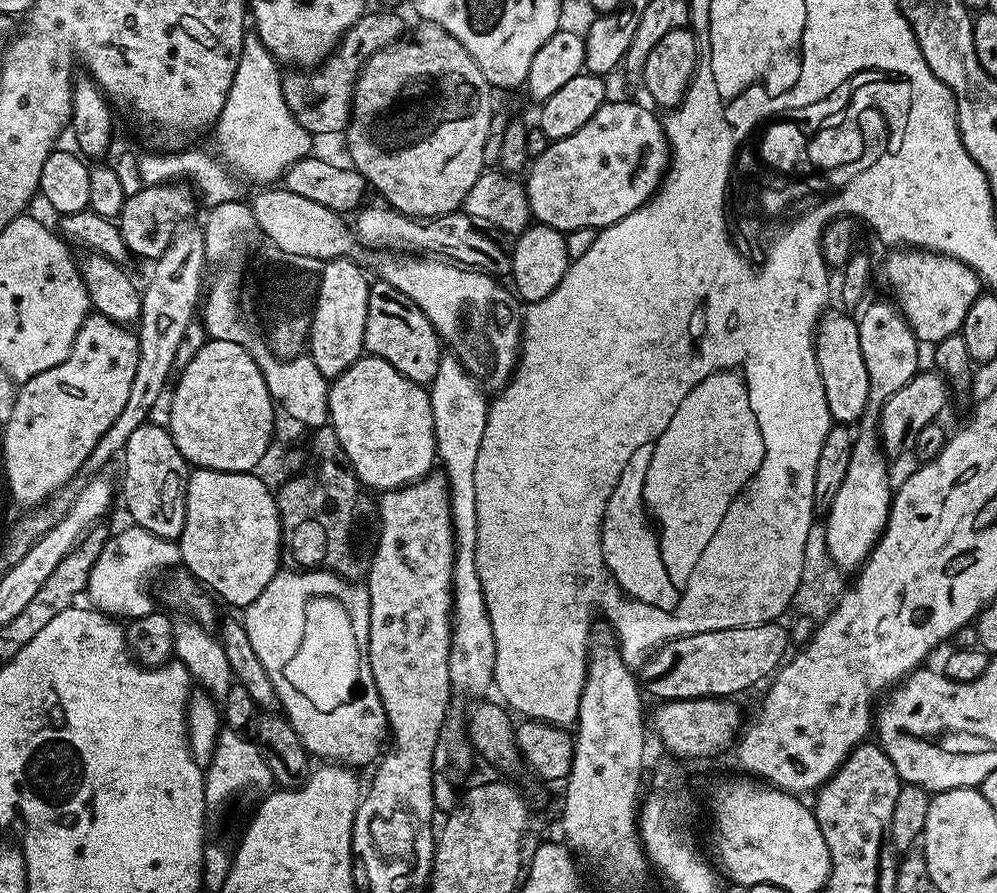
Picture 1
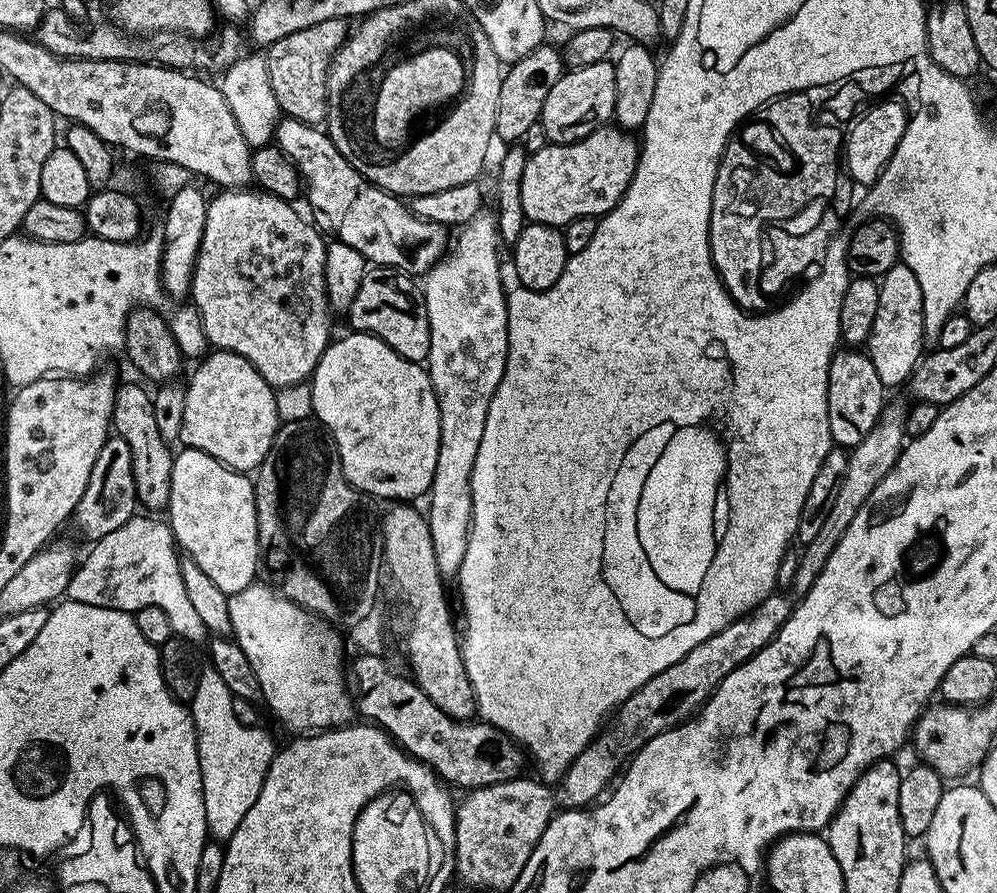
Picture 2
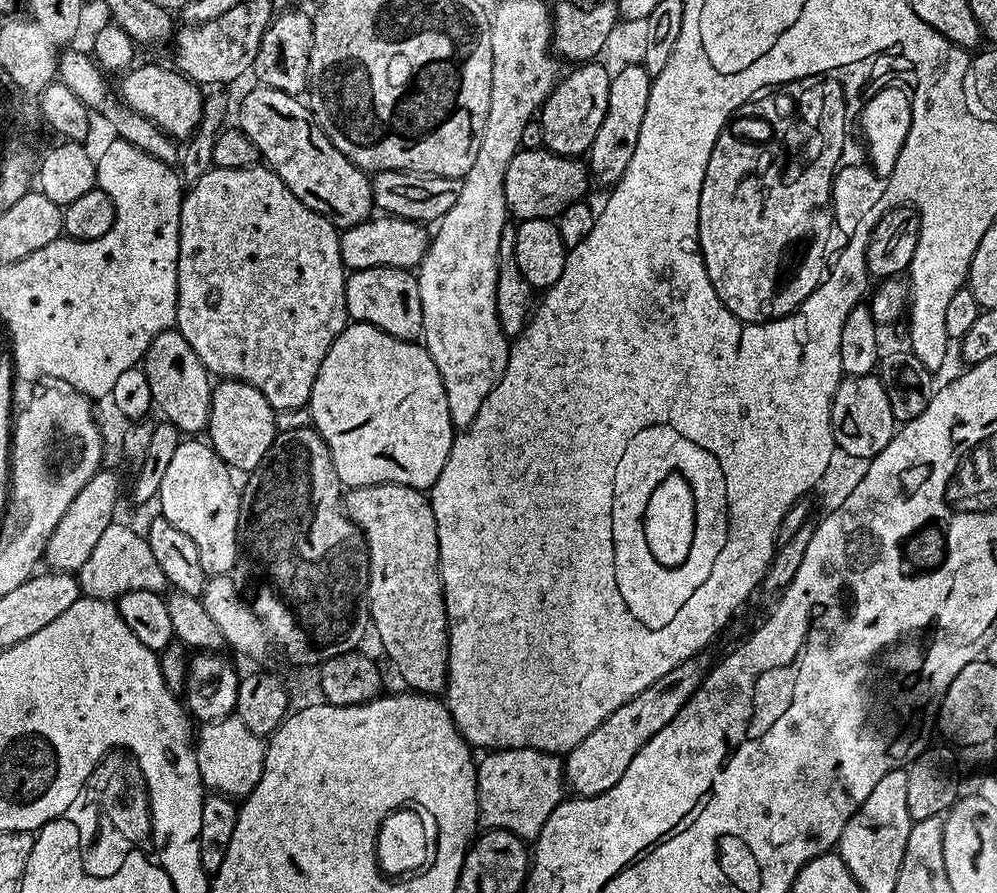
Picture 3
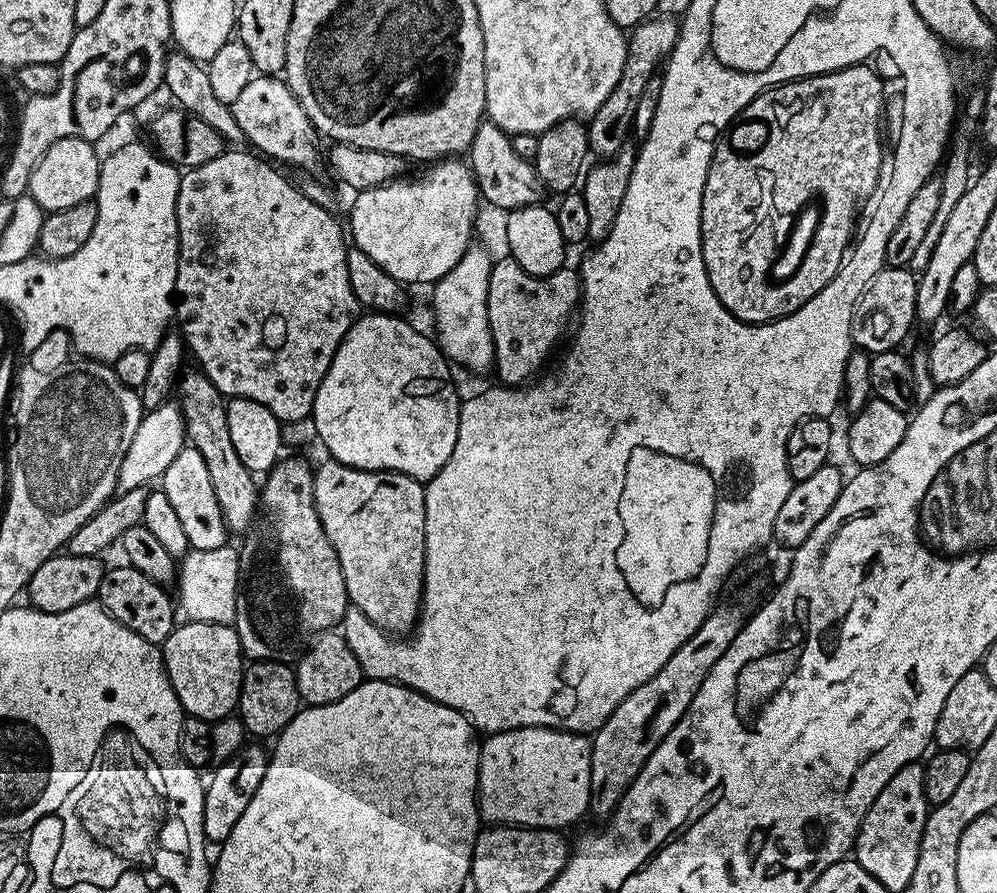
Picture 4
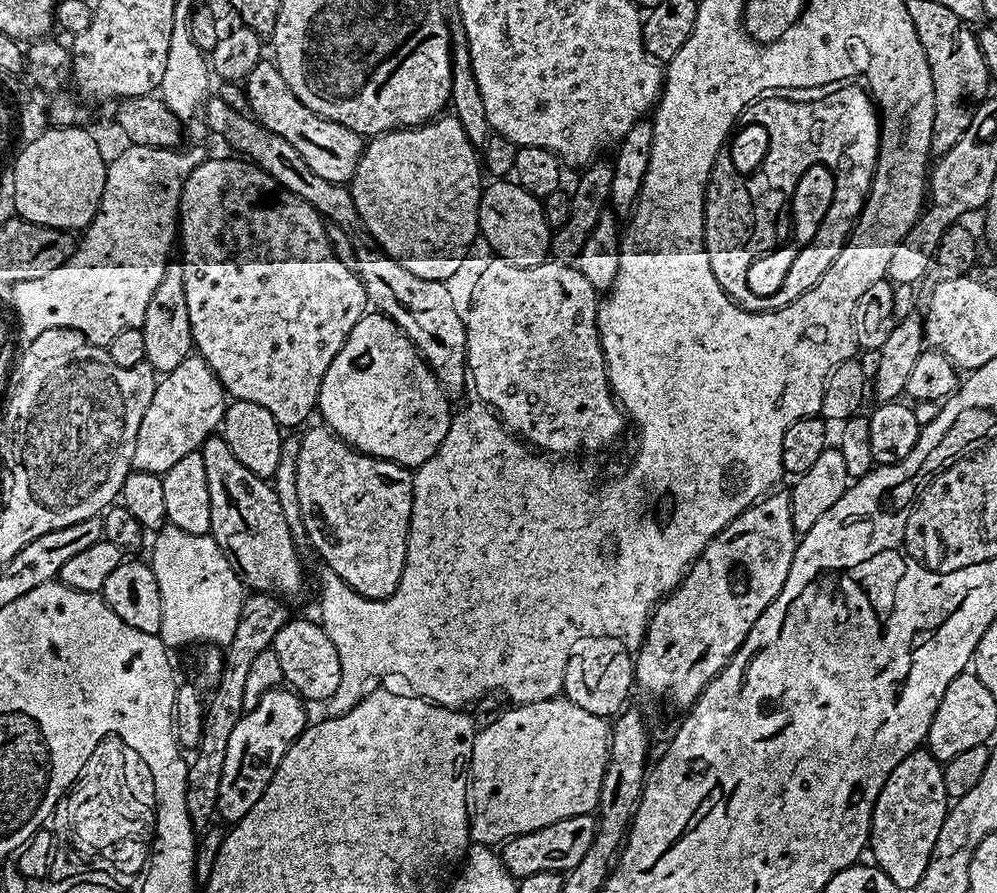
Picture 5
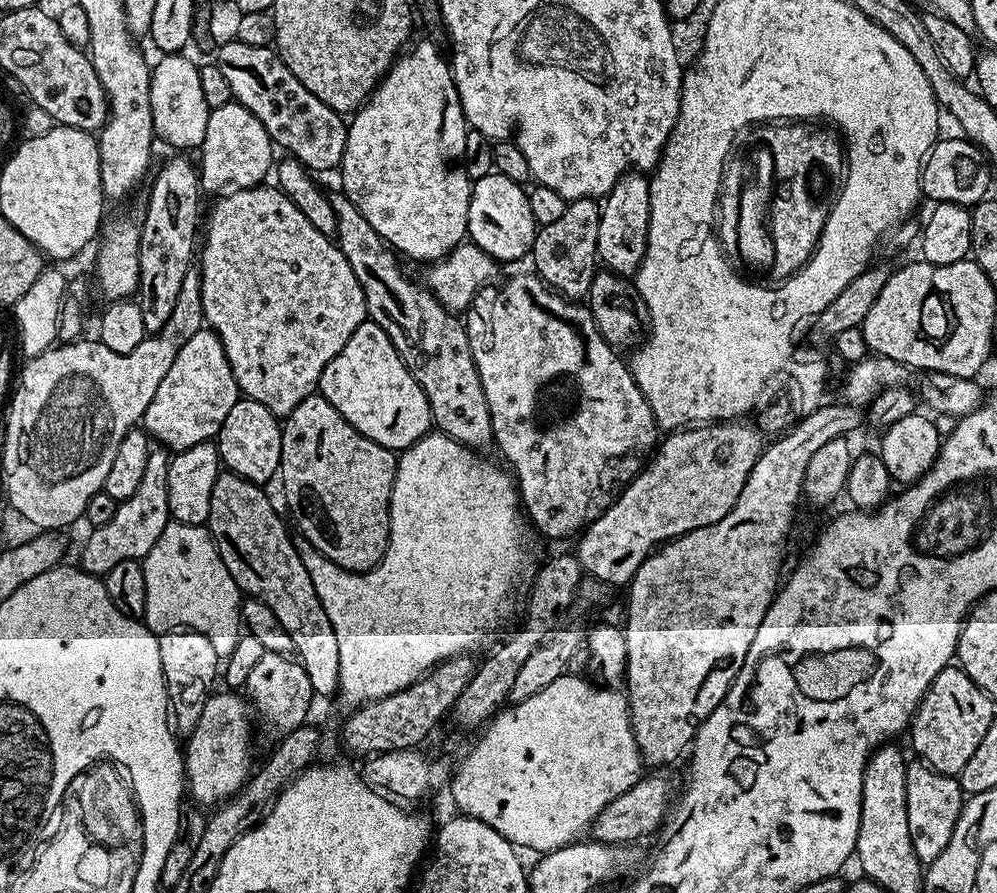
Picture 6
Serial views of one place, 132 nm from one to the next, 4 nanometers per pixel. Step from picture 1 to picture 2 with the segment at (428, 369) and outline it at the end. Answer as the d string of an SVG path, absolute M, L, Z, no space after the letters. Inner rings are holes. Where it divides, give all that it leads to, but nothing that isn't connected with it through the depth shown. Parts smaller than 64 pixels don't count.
M369 267L362 278L362 286L358 286L358 294L354 294L348 307L346 319L355 331L382 338L382 342L386 342L390 350L402 354L402 358L427 361L430 322L427 320L426 302L421 285L409 273L399 272L396 268Z

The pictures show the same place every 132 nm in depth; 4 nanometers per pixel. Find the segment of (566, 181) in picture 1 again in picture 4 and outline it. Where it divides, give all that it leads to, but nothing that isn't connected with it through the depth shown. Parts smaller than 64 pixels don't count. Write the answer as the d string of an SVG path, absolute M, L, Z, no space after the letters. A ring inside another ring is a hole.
M482 122L474 134L474 142L466 153L467 163L476 179L476 186L483 202L494 203L507 210L539 204L546 196L543 182L538 178L536 165L514 154L512 136L503 132L497 124Z

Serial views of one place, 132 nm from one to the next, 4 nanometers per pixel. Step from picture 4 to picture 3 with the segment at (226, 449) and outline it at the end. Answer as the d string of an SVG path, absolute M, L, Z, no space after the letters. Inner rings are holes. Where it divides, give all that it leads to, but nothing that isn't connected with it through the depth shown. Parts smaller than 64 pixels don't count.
M169 330L158 334L158 338L154 338L154 342L150 342L146 350L142 369L150 384L155 411L160 411L160 416L165 421L190 436L203 433L207 429L214 380L198 354L194 354L190 342L186 342L180 332Z

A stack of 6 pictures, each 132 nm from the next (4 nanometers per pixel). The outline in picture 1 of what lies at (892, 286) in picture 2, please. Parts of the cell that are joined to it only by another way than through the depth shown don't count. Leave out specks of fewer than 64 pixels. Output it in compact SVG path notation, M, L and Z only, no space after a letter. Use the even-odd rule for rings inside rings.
M888 301L869 304L865 305L866 310L857 319L859 342L866 361L867 377L870 378L870 395L864 412L880 412L882 404L889 400L890 395L901 389L919 371L920 342L895 303Z

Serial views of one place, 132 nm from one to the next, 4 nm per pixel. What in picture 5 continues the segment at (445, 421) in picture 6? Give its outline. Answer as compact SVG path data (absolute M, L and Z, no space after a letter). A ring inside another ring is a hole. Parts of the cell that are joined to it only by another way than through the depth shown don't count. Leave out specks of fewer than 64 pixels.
M212 94L205 99L202 105L202 117L208 123L208 128L216 136L221 136L230 147L233 153L239 154L243 159L253 163L257 168L261 168L274 182L278 182L281 188L287 192L292 192L298 198L302 198L314 210L324 217L325 221L334 226L342 226L346 230L346 238L350 238L350 246L354 246L354 258L356 259L355 273L360 277L362 286L368 295L368 303L377 312L384 316L389 316L396 325L402 329L410 338L410 342L419 352L421 358L430 366L430 370L438 378L438 382L448 393L449 397L456 398L463 388L466 388L466 365L468 363L468 347L466 346L466 330L464 329L464 316L461 309L454 306L454 301L450 298L445 281L431 280L430 278L418 278L406 270L390 254L386 254L378 246L378 242L366 230L358 210L354 206L354 198L351 191L345 185L326 182L326 178L314 174L310 166L306 166L302 154L282 138L282 134L274 134L274 130L266 130L247 111L228 106L218 95Z

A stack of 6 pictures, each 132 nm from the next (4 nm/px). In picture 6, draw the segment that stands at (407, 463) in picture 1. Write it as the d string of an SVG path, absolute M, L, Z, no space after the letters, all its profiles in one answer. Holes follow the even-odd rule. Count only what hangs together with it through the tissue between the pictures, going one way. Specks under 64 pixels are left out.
M365 319L364 323L358 326L358 330L350 334L350 342L346 342L346 346L342 346L342 350L338 350L336 357L326 366L326 370L322 370L318 392L327 398L330 406L334 406L334 410L338 410L338 414L342 414L342 418L346 418L346 422L350 422L350 426L354 426L354 430L378 442L383 448L409 448L423 436L429 435L434 428L430 402L426 402L422 386L418 386L418 382L402 362L386 330L382 330L382 326L378 326L373 320Z

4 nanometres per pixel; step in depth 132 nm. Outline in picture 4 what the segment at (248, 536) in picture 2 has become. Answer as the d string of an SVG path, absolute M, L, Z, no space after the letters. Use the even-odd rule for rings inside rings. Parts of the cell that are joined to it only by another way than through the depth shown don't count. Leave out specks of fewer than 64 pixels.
M184 447L178 454L178 458L170 462L162 477L162 490L166 498L170 498L170 503L178 513L178 519L186 529L189 549L218 550L227 545L230 531L224 521L213 483L210 482L210 473L206 470L205 459L196 448Z

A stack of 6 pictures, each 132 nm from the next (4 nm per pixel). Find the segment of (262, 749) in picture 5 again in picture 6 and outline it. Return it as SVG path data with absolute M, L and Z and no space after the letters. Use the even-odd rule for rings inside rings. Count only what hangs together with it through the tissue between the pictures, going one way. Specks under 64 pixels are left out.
M283 652L262 654L262 659L254 665L254 671L250 673L246 685L246 696L259 723L261 720L270 731L276 732L275 734L292 732L296 728L301 728L309 719L308 711L311 710L312 700L314 700L310 676L300 660Z

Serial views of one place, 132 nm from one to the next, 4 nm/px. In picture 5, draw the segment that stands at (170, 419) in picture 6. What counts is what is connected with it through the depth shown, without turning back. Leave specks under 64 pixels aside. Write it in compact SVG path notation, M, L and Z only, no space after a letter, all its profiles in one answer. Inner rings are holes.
M199 354L188 356L182 366L157 379L154 398L150 398L150 406L146 406L146 414L142 414L142 423L138 426L133 469L157 474L168 472L174 462L182 462L186 454L197 451L223 425L225 407L226 393L214 370L210 370Z

